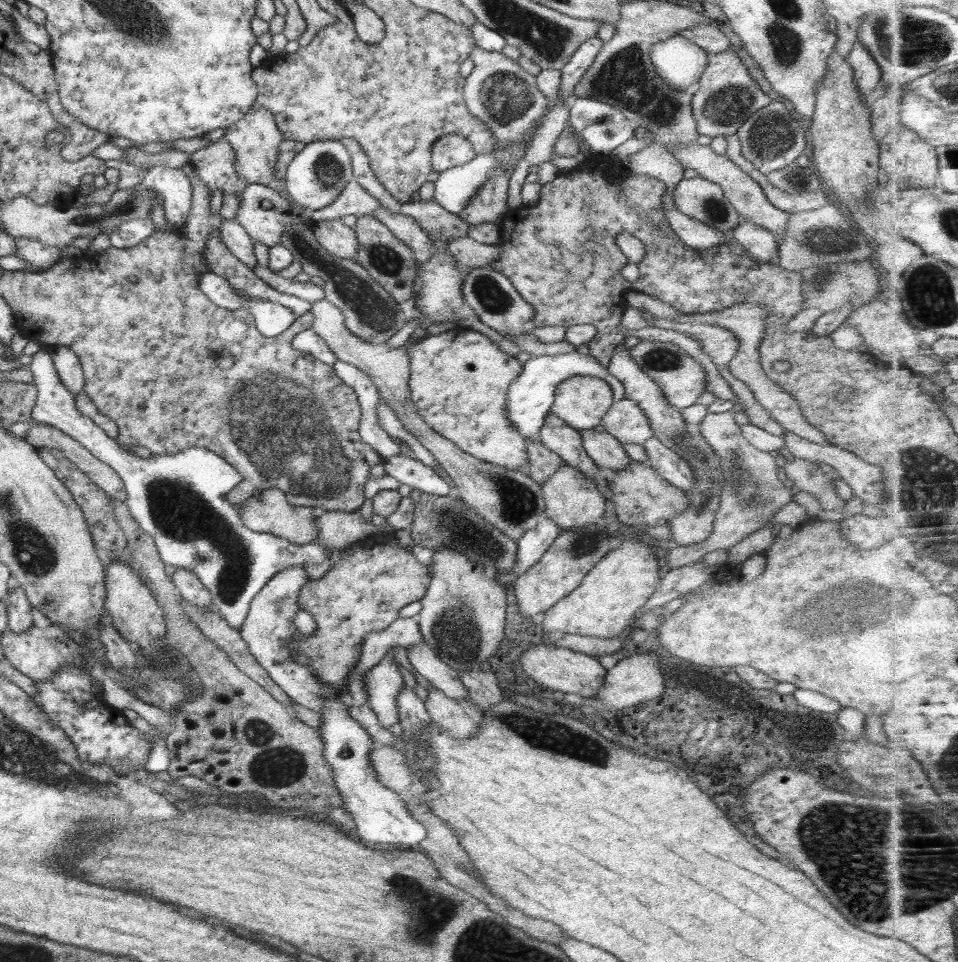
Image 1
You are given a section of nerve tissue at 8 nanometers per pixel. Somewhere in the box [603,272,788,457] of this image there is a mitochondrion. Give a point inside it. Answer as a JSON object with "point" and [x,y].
{"point":[658,359]}

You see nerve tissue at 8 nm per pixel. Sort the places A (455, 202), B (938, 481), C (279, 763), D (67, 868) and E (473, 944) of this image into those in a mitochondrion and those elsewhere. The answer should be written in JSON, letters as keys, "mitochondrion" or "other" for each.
{"A":"other","B":"mitochondrion","C":"mitochondrion","D":"other","E":"mitochondrion"}

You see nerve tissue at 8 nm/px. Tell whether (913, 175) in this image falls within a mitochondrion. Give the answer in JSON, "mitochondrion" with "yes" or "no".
{"mitochondrion":"no"}

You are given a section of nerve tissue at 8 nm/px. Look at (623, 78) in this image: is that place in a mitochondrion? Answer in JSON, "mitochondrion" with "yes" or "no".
{"mitochondrion":"yes"}

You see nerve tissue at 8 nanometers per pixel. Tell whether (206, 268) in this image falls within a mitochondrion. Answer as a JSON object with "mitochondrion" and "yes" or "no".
{"mitochondrion":"no"}

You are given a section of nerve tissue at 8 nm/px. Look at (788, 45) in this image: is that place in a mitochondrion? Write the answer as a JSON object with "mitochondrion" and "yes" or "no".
{"mitochondrion":"yes"}

